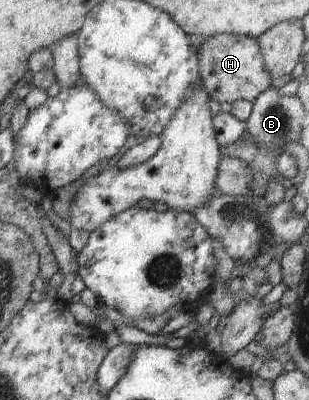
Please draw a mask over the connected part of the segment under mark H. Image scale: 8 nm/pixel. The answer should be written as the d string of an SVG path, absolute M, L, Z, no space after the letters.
M220 34L206 38L199 53L201 83L210 98L219 104L232 104L238 99L254 102L258 95L272 87L272 77L265 69L256 38L236 34Z

